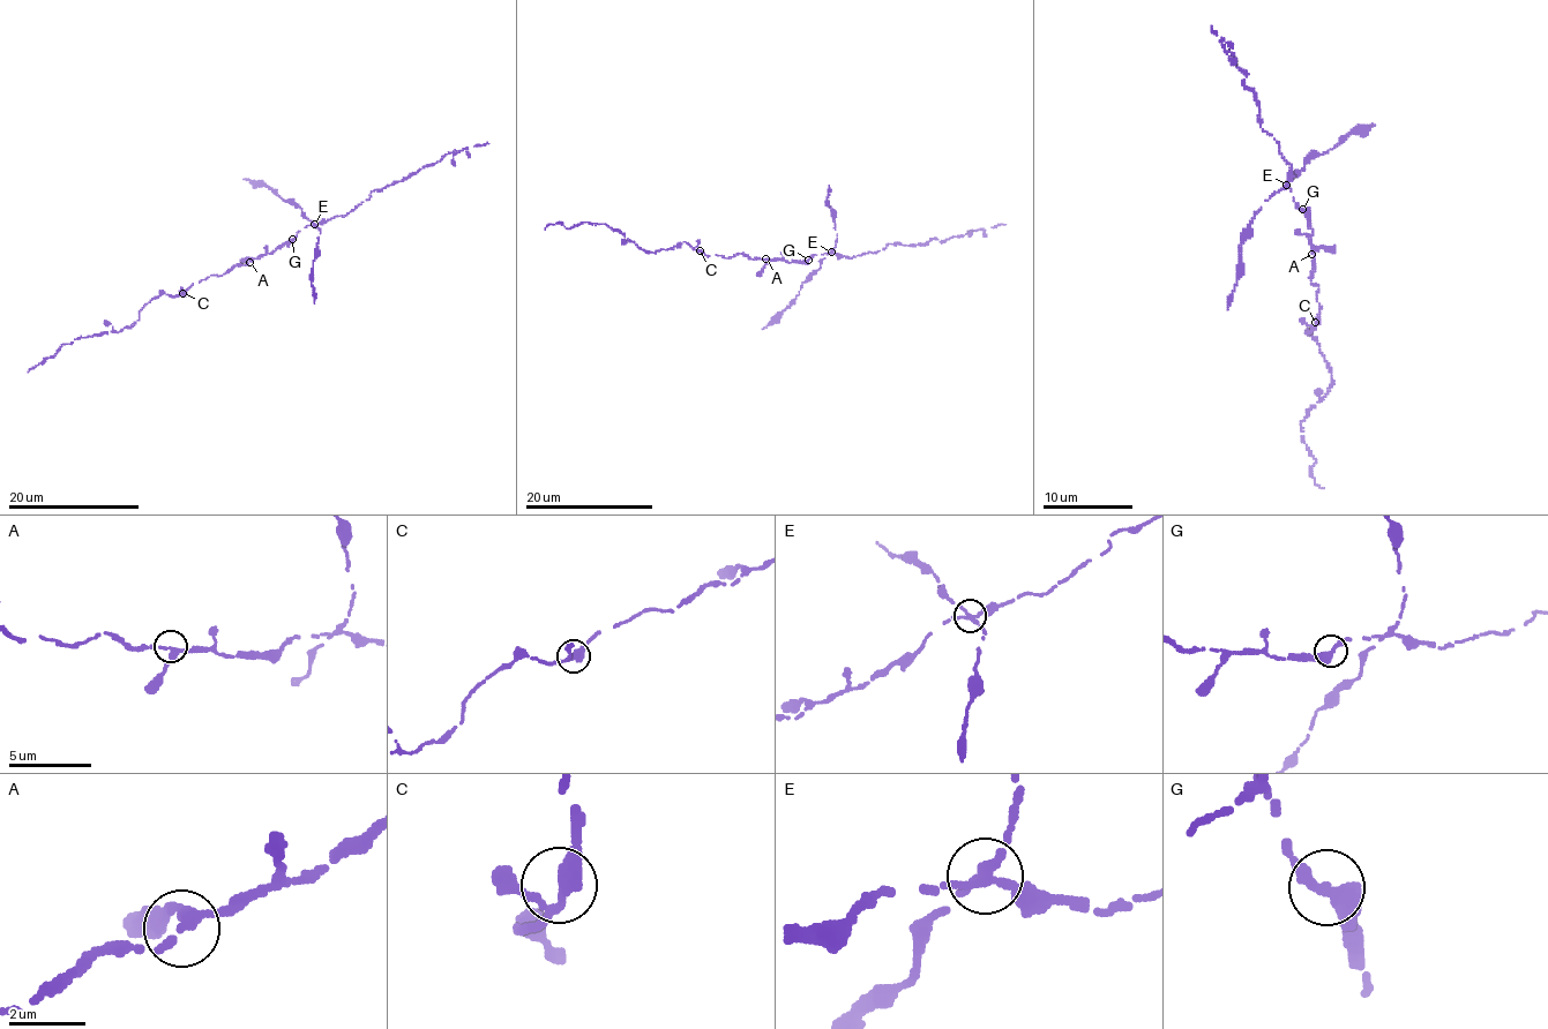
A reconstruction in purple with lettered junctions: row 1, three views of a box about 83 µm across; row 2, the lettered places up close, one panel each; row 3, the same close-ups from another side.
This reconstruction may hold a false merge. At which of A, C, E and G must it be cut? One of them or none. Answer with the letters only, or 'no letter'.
E

